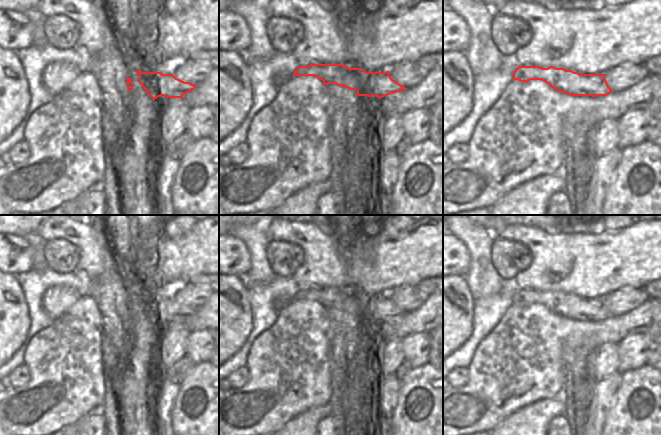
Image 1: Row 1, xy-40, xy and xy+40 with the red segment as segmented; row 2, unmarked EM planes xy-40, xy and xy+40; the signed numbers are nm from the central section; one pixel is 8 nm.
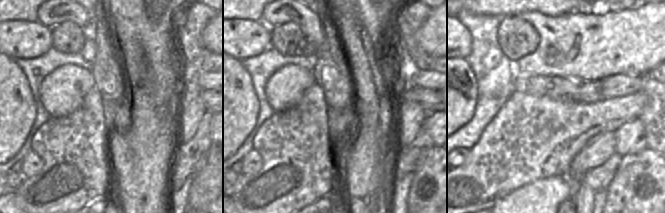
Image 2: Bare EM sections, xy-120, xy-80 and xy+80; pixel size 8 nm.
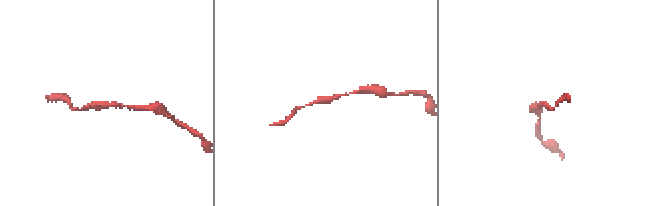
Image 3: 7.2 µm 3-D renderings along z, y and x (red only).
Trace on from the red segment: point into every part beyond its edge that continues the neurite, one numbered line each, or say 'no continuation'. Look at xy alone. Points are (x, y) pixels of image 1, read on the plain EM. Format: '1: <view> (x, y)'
no continuation.

